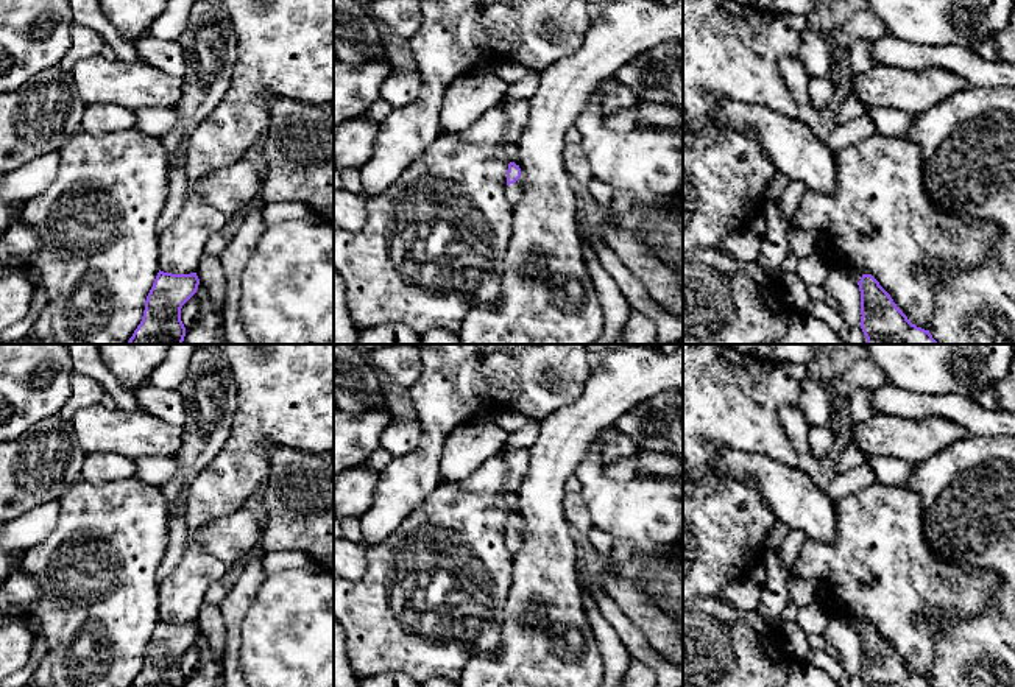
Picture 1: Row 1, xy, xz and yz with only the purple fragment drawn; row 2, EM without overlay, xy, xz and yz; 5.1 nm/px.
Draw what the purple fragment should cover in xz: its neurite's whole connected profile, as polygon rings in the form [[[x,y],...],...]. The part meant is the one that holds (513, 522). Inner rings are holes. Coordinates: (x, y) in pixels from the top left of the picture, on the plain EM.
[[[510,511],[507,519],[505,545],[511,553],[518,551],[522,545],[522,531],[519,527],[521,527],[519,514]]]

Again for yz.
[[[862,623],[858,634],[861,678],[865,687],[932,687],[929,679],[917,676],[907,668],[872,623]]]

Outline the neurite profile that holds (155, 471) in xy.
[[[142,456],[134,460],[136,474],[134,477],[151,486],[162,486],[176,472],[175,456]]]

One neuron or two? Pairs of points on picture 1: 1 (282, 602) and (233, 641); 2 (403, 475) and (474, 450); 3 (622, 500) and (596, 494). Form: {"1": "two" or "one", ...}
{"1": "two", "2": "two", "3": "one"}

